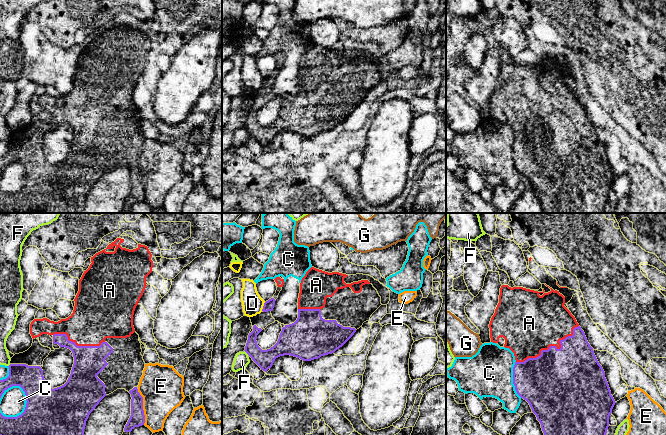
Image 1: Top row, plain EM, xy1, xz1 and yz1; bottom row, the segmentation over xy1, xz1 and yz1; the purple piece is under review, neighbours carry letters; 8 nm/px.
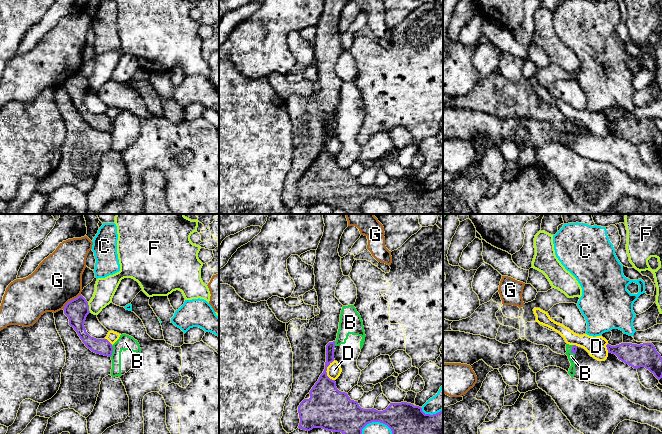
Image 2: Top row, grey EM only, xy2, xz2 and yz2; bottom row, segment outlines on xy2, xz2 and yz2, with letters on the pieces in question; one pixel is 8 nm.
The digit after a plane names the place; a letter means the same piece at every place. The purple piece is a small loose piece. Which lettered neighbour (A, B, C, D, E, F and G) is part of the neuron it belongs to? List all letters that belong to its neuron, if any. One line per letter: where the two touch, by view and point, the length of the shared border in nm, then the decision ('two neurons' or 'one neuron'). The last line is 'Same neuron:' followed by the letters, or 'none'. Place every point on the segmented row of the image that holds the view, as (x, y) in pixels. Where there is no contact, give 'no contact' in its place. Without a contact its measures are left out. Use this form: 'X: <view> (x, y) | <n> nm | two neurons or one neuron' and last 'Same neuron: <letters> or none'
A: yz1 (551, 346) | 600 nm | one neuron
B: xy2 (112, 351) | 100 nm | two neurons
C: xy1 (24, 410) | 280 nm | two neurons
D: xz2 (326, 370) | 180 nm | two neurons
E: xy1 (142, 407) | 300 nm | two neurons
F: xy2 (88, 307) | 90 nm | two neurons
G: xy2 (71, 300) | 190 nm | two neurons
Same neuron: A

